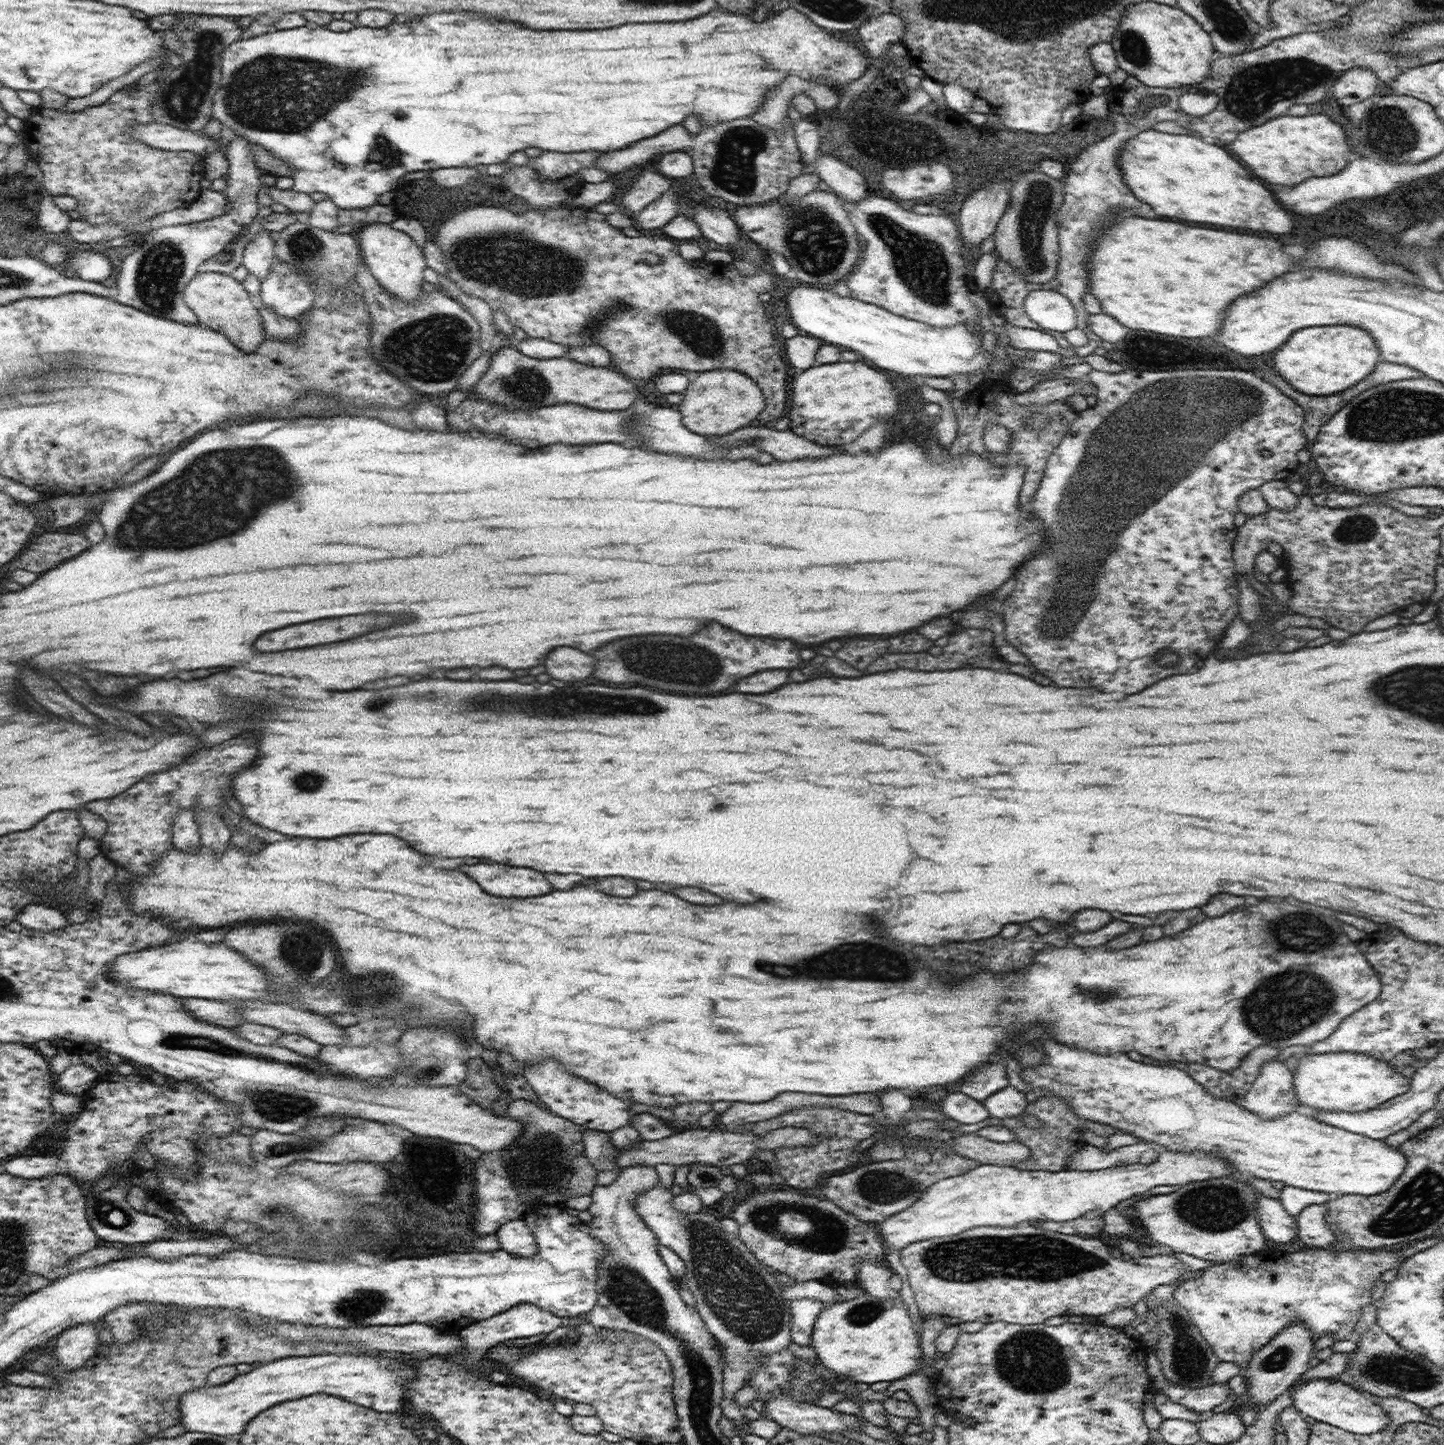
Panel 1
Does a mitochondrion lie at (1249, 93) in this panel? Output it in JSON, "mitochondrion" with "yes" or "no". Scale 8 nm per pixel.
{"mitochondrion":"yes"}

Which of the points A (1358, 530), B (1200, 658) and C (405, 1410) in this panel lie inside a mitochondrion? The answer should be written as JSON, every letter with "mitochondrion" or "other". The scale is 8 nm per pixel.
{"A":"mitochondrion","B":"other","C":"other"}

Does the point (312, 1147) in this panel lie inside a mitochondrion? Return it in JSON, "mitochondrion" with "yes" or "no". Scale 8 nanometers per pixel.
{"mitochondrion":"yes"}

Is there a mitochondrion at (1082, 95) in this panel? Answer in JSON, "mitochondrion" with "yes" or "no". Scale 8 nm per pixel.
{"mitochondrion":"no"}

